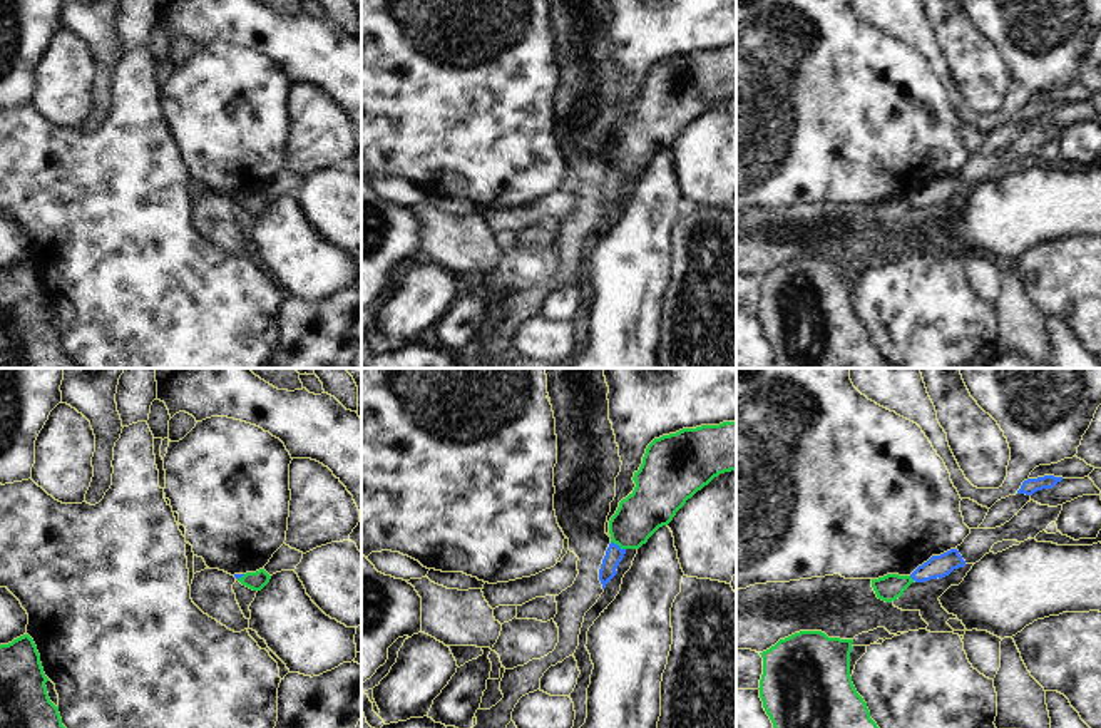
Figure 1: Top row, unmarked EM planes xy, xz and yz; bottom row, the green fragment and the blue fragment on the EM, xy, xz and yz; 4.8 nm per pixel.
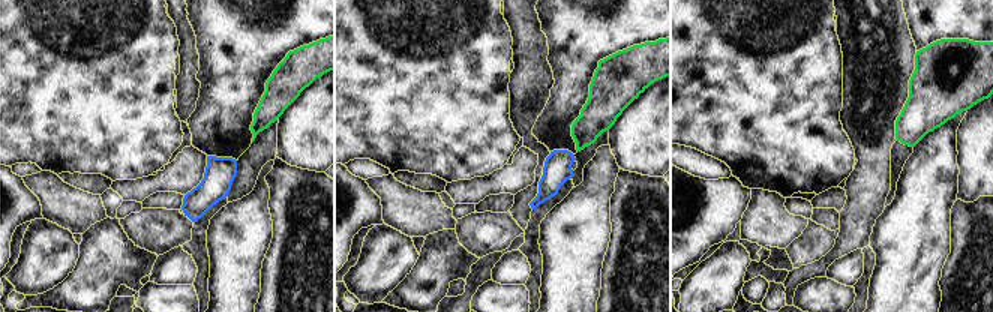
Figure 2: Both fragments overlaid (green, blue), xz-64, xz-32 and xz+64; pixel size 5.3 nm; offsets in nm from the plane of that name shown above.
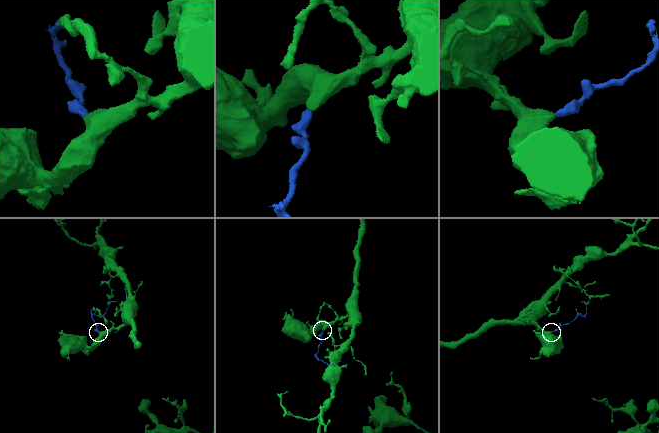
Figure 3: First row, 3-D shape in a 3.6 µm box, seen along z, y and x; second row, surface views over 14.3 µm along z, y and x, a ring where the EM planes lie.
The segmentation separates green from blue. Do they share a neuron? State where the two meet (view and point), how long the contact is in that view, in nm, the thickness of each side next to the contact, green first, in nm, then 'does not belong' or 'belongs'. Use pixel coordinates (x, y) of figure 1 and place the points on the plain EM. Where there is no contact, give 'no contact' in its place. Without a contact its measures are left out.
xz (618, 169) | 80 nm | 220/90 nm | does not belong

